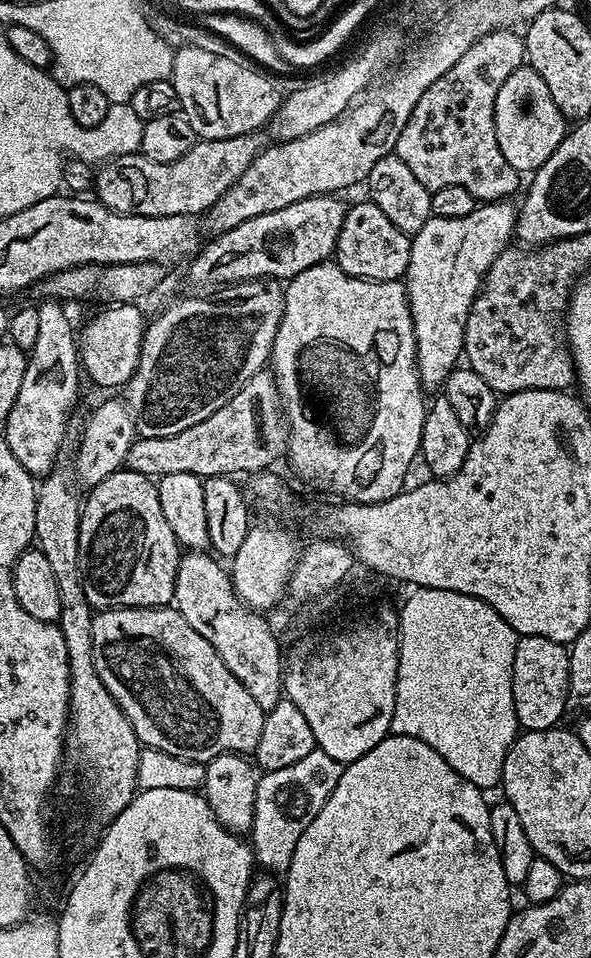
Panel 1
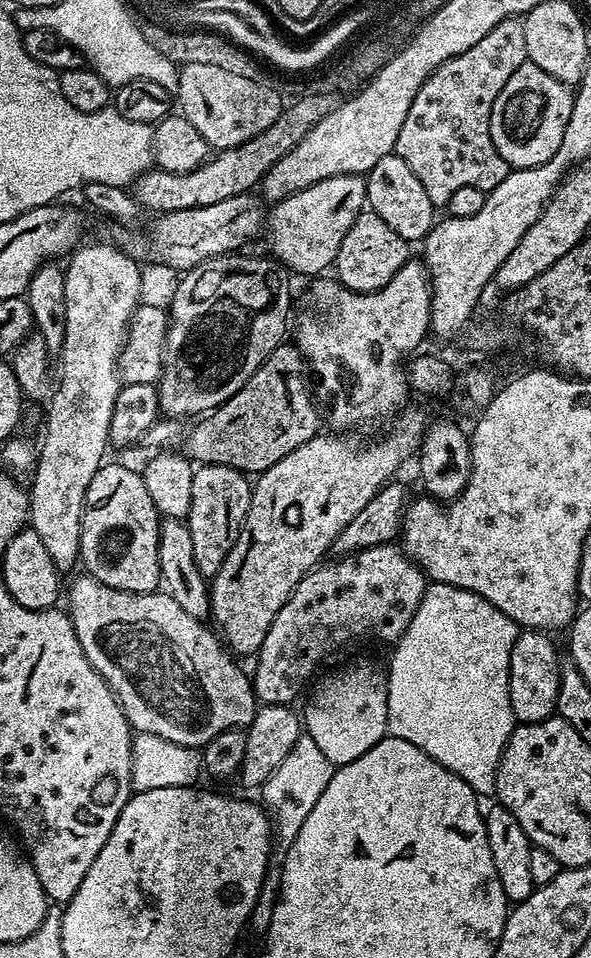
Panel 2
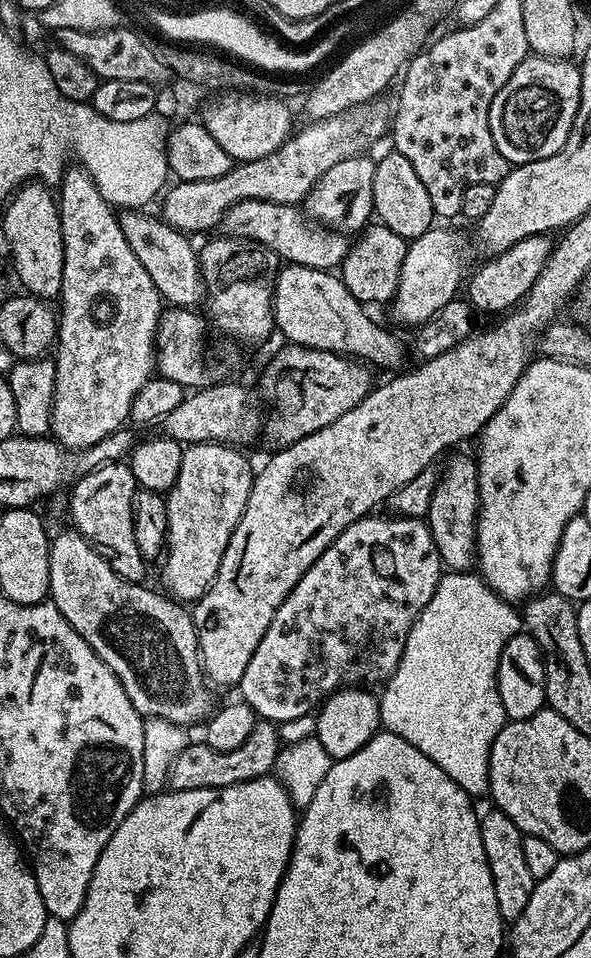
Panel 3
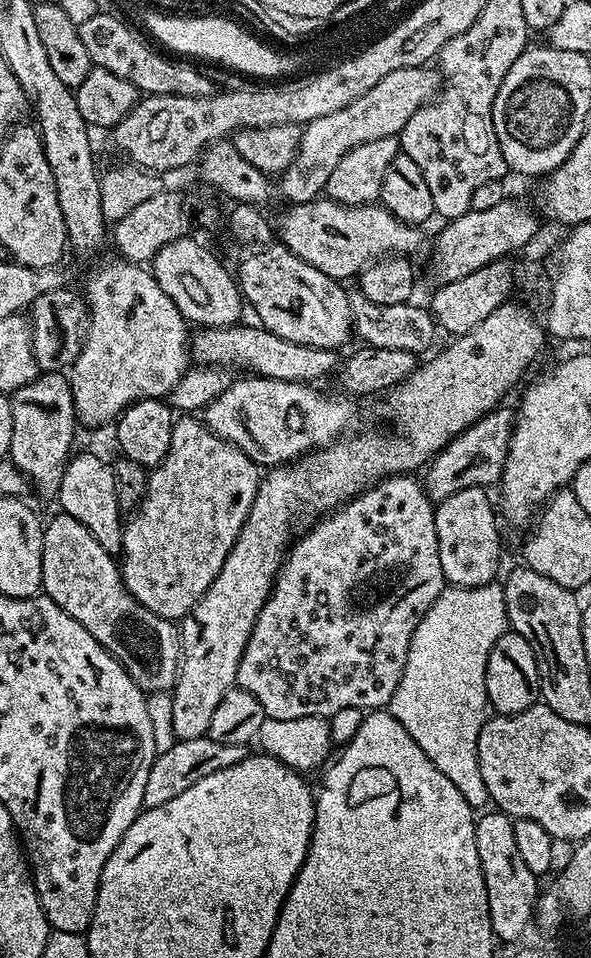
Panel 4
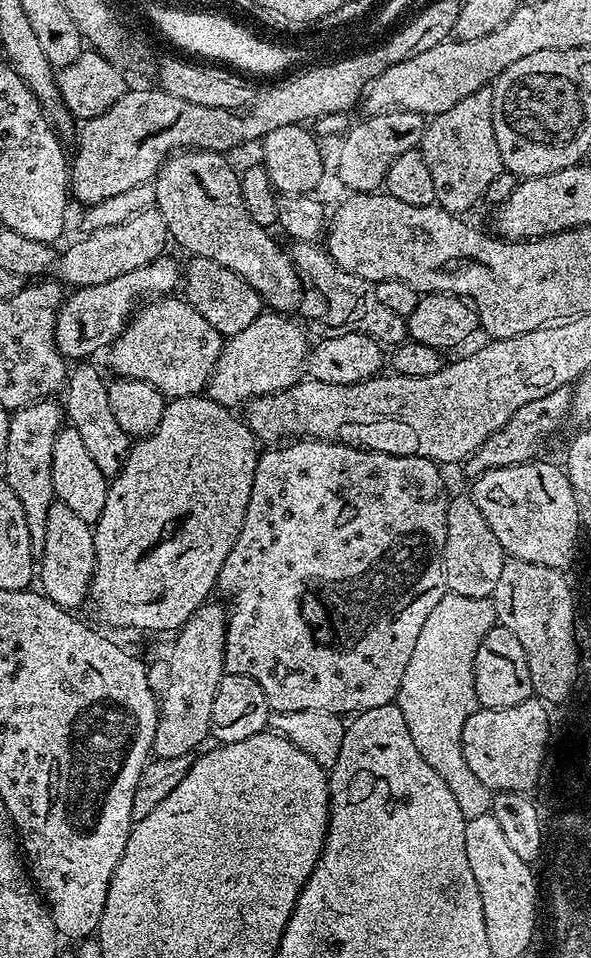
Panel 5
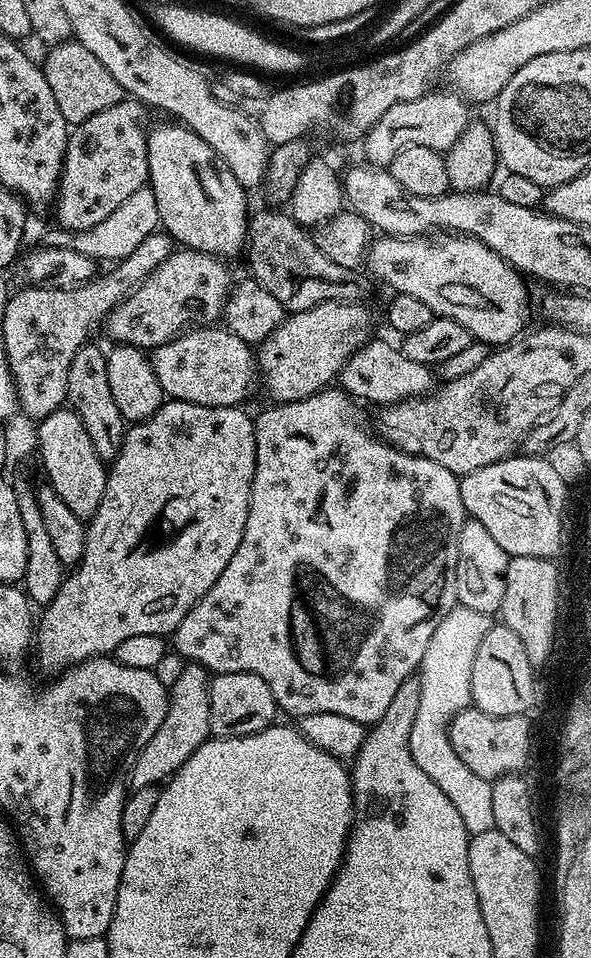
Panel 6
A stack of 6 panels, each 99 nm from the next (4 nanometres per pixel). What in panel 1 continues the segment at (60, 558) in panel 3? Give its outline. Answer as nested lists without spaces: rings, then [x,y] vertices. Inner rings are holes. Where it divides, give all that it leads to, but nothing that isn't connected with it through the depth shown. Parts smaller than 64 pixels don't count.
[[[175,607],[105,608],[93,615],[90,638],[94,654],[94,670],[98,670],[98,678],[102,678],[102,686],[106,686],[106,690],[110,690],[114,702],[118,702],[118,706],[126,714],[134,734],[140,739],[143,747],[157,748],[166,754],[174,754],[174,758],[193,760],[202,765],[207,764],[209,760],[218,758],[218,754],[227,752],[255,753],[258,738],[262,738],[262,726],[266,715],[262,706],[258,706],[258,702],[254,702],[252,695],[246,691],[246,686],[242,686],[242,682],[238,682],[238,678],[234,678],[234,674],[230,674],[230,670],[226,670],[226,662],[222,662],[222,658],[218,658],[218,650],[214,650],[214,646],[210,646],[210,642],[206,642],[206,638],[202,638],[202,634],[198,634],[198,630],[194,630],[194,626],[190,626],[190,622],[186,622],[186,618],[182,618],[182,614],[176,611]]]

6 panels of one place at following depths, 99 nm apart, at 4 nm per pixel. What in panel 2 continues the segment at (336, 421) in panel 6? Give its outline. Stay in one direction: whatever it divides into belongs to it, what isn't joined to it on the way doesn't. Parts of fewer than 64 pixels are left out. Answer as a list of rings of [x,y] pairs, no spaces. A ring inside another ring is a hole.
[[[395,543],[375,544],[359,552],[341,555],[333,564],[328,563],[321,563],[300,579],[266,634],[258,653],[260,661],[256,664],[256,673],[253,671],[250,676],[256,699],[261,705],[295,705],[296,695],[307,686],[308,679],[319,670],[320,663],[342,651],[347,644],[377,640],[380,644],[396,645],[422,602],[426,587],[424,571],[409,558],[403,547]]]

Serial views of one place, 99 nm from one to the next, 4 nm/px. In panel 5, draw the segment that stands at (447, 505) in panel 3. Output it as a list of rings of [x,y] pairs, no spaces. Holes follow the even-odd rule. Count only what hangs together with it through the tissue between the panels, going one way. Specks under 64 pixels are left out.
[[[470,498],[453,499],[448,506],[448,530],[444,565],[449,593],[466,598],[486,600],[496,595],[496,587],[502,579],[502,566],[506,559],[504,545],[494,538],[494,530]]]

